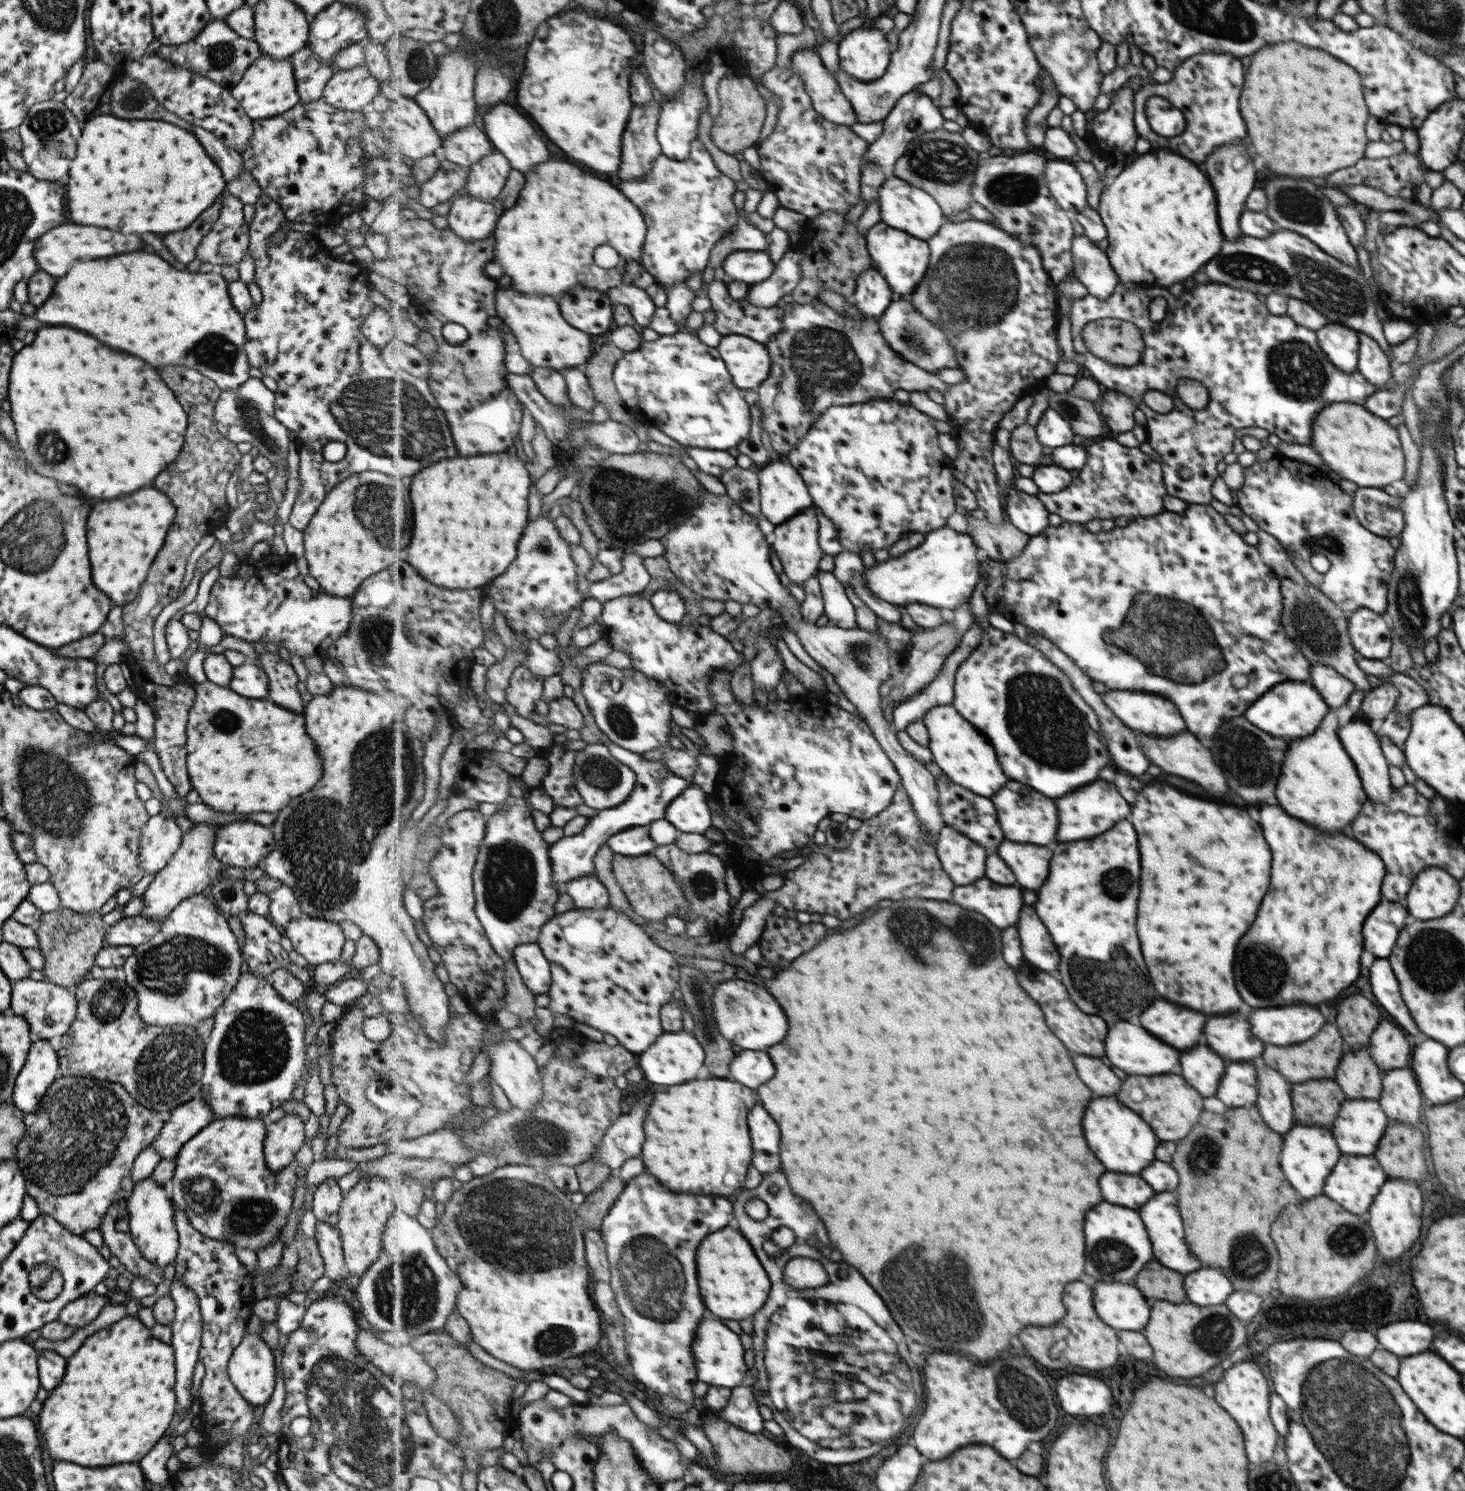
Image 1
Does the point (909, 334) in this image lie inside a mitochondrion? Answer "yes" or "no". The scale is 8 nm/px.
yes

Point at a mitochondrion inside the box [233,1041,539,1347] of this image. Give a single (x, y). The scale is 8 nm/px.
(407, 1292)

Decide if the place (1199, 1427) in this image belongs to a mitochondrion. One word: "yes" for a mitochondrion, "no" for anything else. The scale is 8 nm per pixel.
no

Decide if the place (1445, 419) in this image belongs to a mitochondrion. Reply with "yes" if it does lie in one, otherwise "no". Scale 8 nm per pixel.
no

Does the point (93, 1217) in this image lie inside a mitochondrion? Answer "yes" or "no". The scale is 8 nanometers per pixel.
no

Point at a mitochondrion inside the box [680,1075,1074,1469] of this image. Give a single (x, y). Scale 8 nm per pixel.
(819, 1421)

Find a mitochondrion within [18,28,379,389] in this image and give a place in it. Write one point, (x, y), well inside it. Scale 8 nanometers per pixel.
(47, 125)

